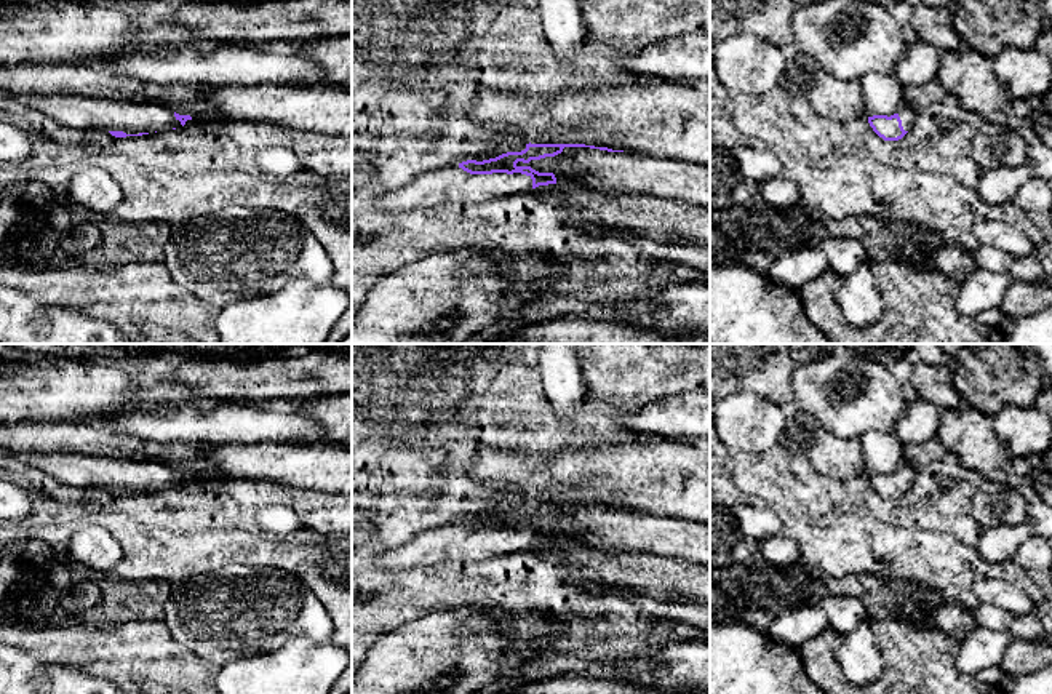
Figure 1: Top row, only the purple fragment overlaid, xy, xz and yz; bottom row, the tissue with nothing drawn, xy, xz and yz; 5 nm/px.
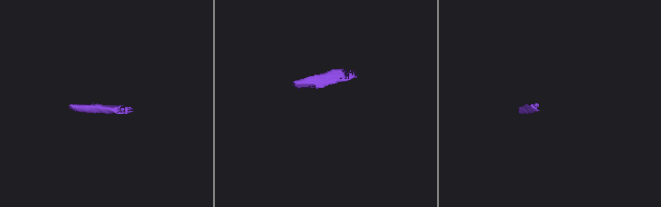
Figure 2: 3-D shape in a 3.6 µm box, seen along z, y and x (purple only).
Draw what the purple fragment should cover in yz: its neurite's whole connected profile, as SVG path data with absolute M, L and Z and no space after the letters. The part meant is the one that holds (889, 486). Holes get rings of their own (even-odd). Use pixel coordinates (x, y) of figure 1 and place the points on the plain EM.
M903 462L899 467L899 470L891 475L887 473L868 475L868 481L873 486L873 489L884 499L899 499L913 485L915 477L916 470L908 462Z

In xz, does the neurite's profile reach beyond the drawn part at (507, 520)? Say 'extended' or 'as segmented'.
extended

